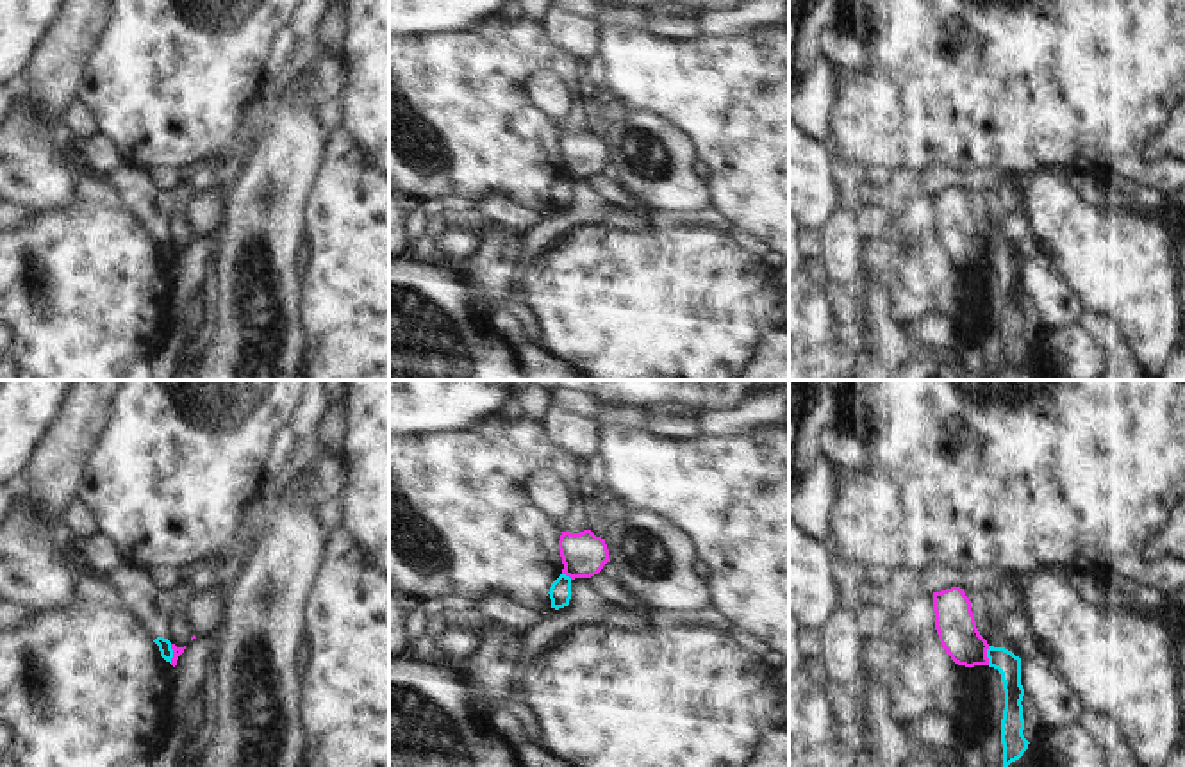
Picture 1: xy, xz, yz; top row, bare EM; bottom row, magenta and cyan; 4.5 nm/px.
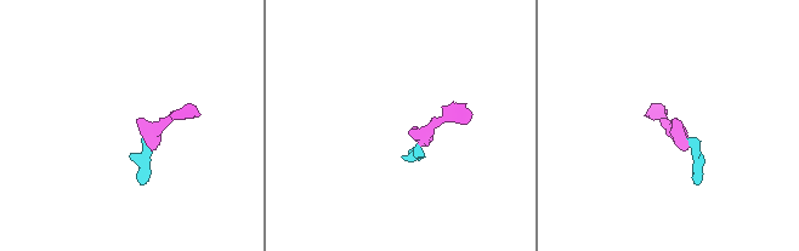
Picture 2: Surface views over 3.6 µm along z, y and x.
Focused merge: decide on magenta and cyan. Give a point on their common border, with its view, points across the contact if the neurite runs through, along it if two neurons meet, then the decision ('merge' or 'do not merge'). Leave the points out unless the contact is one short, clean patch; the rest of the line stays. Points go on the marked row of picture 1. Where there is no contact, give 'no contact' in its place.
contact yz (986, 655); border yz (989, 646), (987, 664); do not merge

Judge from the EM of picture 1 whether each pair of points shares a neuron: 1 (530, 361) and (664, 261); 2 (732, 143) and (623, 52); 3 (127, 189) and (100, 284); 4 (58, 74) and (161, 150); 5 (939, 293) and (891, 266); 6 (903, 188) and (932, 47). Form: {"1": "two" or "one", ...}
{"1": "two", "2": "one", "3": "two", "4": "two", "5": "one", "6": "two"}

